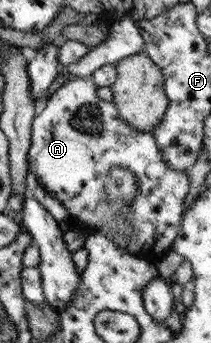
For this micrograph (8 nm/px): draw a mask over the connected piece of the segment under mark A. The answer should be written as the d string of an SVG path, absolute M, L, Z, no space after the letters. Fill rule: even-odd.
M90 75L64 83L48 97L44 111L36 115L32 123L31 147L27 154L29 171L34 173L35 179L55 199L66 206L66 210L72 216L76 216L77 221L88 224L94 232L102 226L118 222L118 234L128 236L126 246L131 247L134 244L135 248L142 252L138 258L145 259L150 267L171 250L174 240L178 237L185 209L184 201L191 191L188 171L176 171L168 167L158 150L154 135L136 130L122 120L112 102L106 102L98 97L98 88ZM116 166L128 168L139 180L139 196L130 205L126 205L126 210L130 210L130 219L126 213L122 213L122 207L110 207L110 201L105 199L104 185L110 170Z

